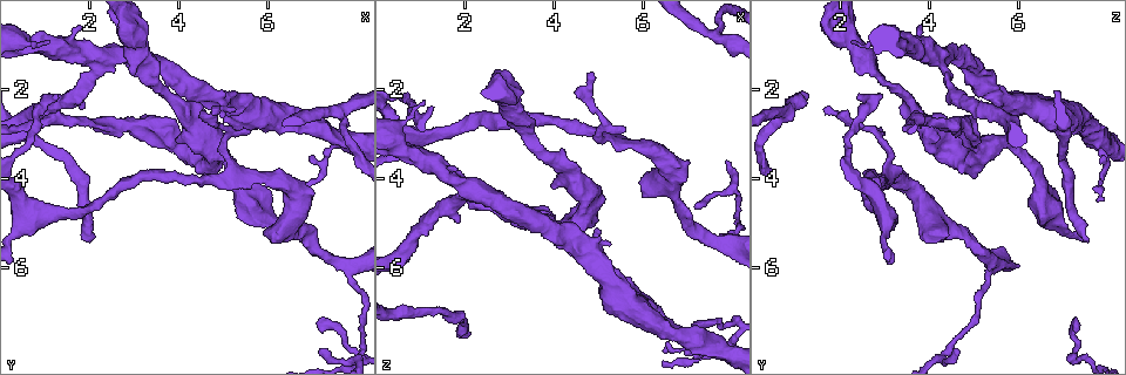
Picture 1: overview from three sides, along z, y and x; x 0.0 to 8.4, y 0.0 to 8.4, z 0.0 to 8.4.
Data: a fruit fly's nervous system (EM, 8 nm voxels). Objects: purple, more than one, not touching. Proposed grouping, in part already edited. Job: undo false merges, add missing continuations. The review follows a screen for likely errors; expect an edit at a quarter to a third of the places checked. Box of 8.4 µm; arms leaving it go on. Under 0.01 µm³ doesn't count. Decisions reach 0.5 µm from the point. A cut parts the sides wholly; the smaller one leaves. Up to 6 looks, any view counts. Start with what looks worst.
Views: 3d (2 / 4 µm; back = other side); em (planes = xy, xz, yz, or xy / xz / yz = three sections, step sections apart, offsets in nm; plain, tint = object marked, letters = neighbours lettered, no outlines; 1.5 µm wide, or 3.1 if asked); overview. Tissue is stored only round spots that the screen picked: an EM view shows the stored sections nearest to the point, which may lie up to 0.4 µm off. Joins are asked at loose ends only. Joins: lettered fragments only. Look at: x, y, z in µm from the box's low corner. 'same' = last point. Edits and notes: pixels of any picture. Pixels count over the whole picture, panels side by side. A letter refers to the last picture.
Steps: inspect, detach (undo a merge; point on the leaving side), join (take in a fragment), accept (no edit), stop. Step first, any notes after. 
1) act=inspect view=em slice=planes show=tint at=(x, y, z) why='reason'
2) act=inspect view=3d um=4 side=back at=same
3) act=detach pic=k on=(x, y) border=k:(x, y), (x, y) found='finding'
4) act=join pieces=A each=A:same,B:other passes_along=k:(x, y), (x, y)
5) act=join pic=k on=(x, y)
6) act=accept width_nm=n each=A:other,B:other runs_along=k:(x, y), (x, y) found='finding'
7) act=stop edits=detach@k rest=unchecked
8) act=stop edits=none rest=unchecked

act=inspect view=3d um=2 at=(2.05, 5.40, 7.50) why='end of a long branch'

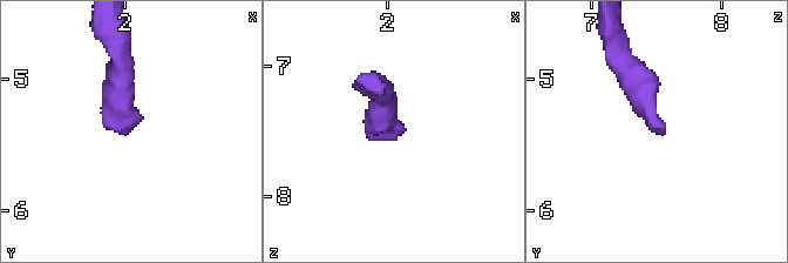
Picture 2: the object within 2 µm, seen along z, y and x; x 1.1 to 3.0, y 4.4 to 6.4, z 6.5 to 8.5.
act=inspect view=em slice=xz step=4 show=letters at=(2.04, 5.42, 7.56)

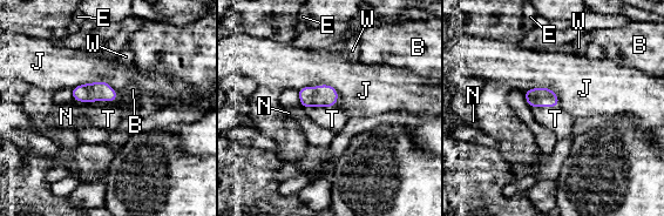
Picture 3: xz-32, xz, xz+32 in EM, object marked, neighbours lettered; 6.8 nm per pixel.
act=join pieces=T each=B:other,E:other,J:other,N:other,T:same,W:other found='the neuron continues'

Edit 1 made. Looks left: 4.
act=inspect view=overview why='redraw'

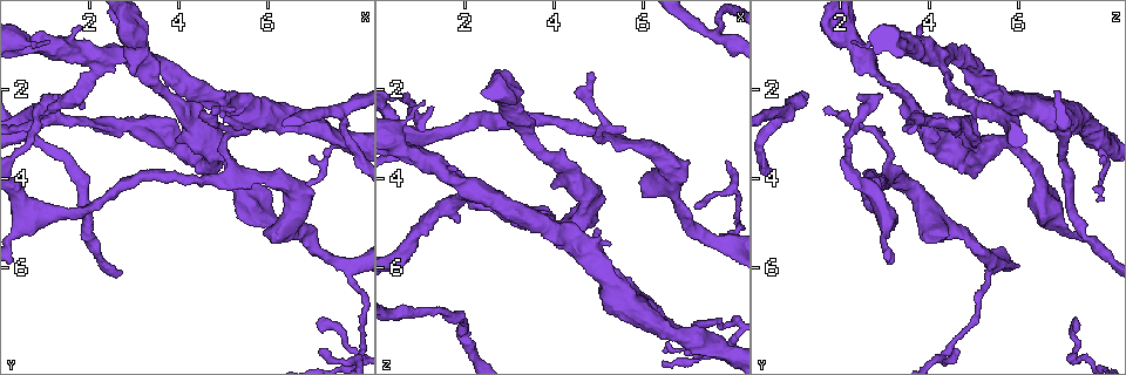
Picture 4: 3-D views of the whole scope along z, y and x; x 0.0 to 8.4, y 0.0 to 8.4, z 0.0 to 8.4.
act=inspect view=em slice=planes show=letters at=(7.70, 2.50, 0.90) why='sudden change in width'

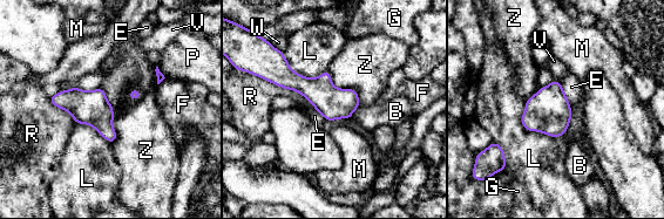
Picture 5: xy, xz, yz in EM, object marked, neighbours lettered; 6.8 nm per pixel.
act=accept width_nm=200 longest_contact=Z:400nm each=B:other,E:other,F:other,G:other,L:other,M:other,P:other,R:other,V:other,W:other,Z:other found='all the same neuron'

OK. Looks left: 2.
act=inspect view=3d um=4 at=(5.55, 3.00, 2.90) why='an open end'

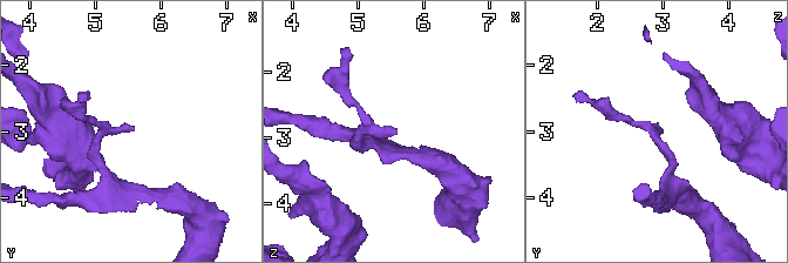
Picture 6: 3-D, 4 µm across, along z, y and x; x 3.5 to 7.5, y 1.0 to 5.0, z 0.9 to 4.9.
act=inspect view=em slice=planes show=letters at=(5.60, 2.95, 2.85)

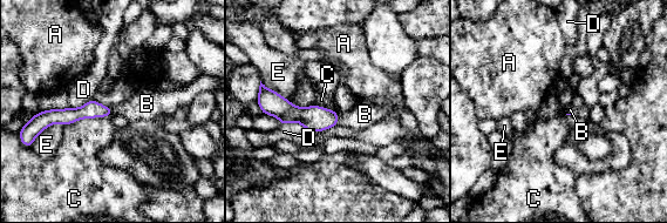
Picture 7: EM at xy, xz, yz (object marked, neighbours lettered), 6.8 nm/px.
act=join pieces=B each=A:other,B:same,C:other,D:other,E:other passes_along=7:(314, 119), (337, 119), (365, 114) found='it goes on there'

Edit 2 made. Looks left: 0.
act=stop edits=join@3,join@7 rest=unchecked

